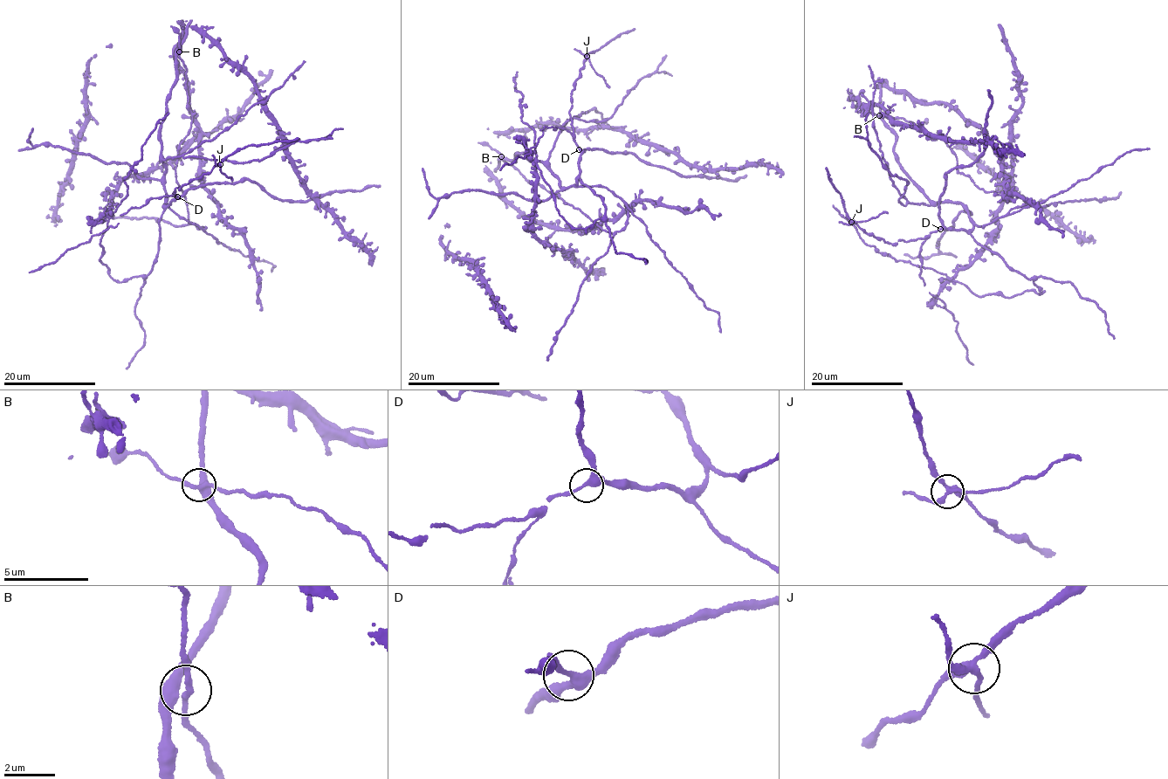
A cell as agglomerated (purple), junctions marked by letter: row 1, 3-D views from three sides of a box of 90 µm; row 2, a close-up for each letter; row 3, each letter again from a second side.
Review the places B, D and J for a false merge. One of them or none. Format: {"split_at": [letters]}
{"split_at": ["J"]}

